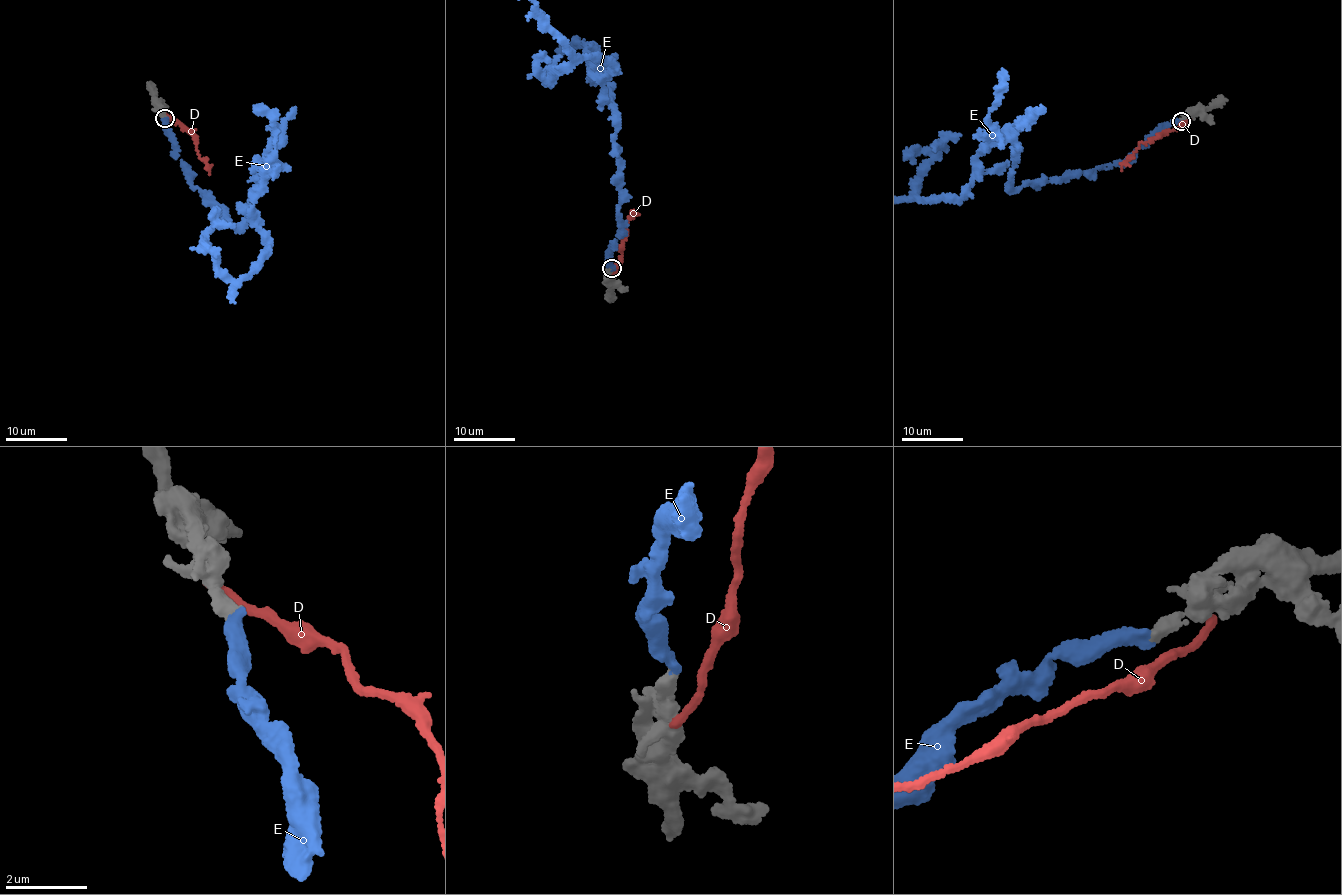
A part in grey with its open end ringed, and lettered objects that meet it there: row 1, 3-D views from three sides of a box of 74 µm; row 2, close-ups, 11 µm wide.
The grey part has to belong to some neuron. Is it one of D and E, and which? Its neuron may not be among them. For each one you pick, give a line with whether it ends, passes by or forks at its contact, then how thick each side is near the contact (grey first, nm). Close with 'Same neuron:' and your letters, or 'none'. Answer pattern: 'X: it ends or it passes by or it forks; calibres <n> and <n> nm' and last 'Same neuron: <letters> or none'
E: it ends; calibres 320 and 320 nm
Same neuron: E

